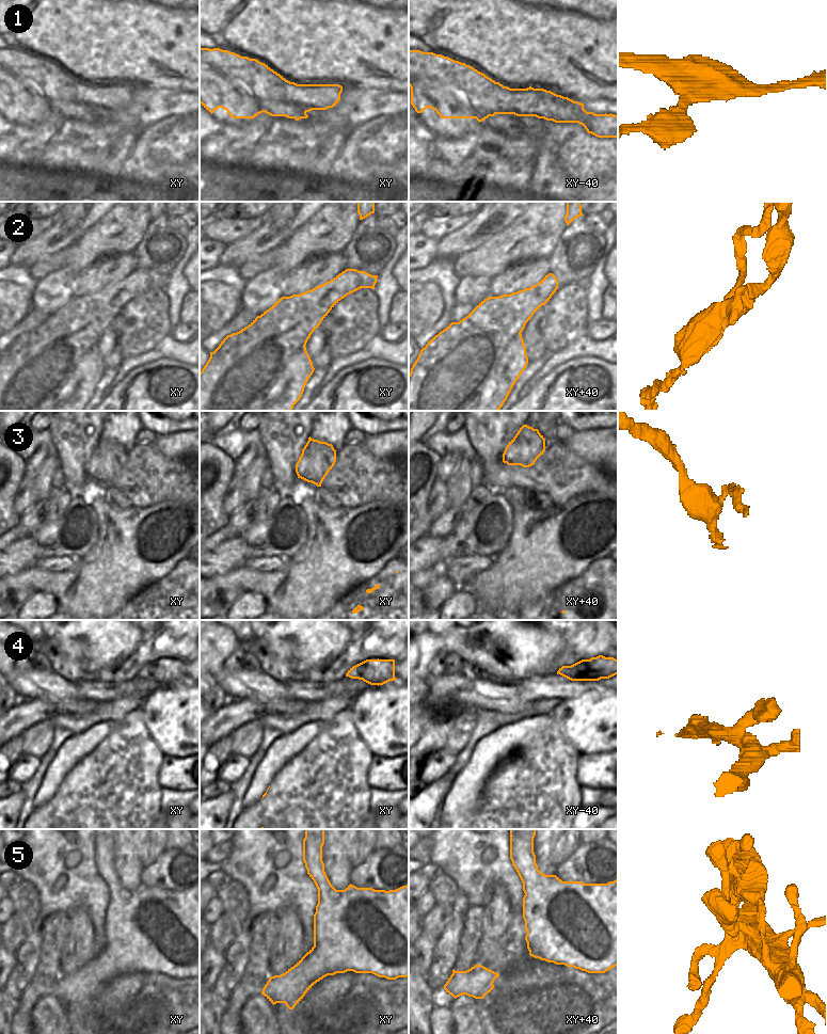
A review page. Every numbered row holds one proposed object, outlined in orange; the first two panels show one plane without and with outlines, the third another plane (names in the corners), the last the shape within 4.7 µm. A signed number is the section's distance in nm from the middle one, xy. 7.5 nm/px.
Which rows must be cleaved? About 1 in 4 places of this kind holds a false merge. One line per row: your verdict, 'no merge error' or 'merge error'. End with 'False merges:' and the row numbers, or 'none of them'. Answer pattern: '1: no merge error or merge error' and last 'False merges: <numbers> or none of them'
1: merge error
2: merge error
3: merge error
4: no merge error
5: no merge error
False merges: 1, 2, 3

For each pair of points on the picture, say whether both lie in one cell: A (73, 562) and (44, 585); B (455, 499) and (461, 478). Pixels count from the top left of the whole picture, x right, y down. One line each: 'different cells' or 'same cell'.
A: different cells
B: same cell

